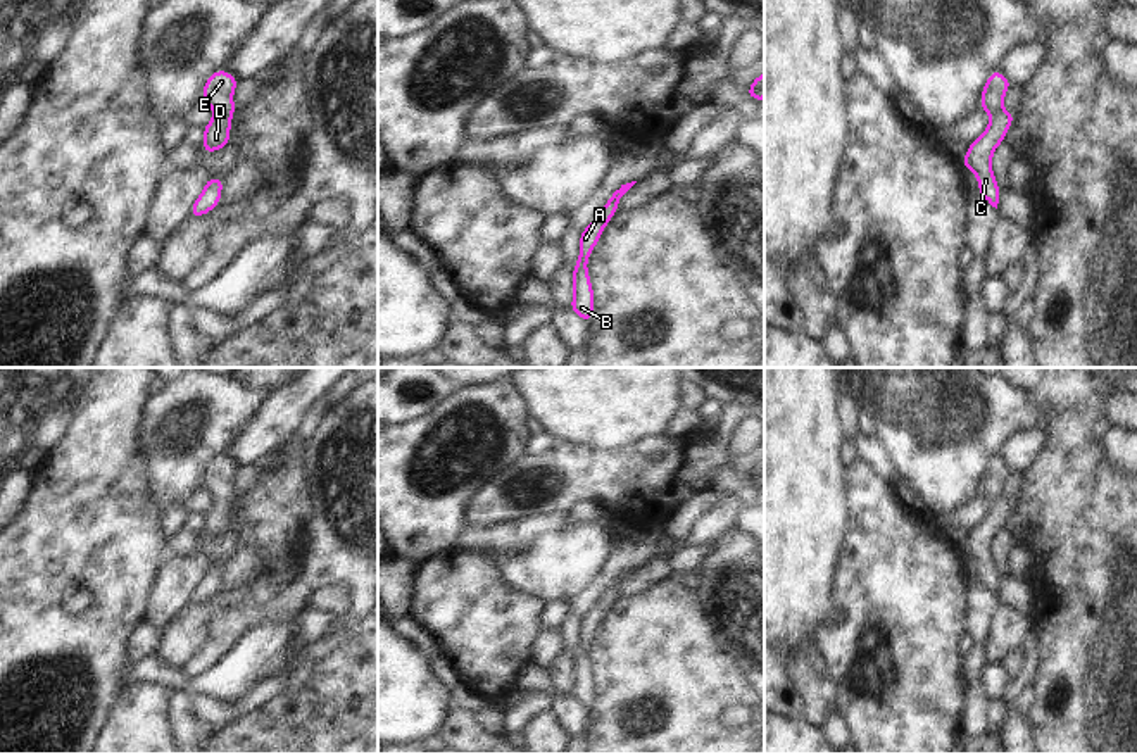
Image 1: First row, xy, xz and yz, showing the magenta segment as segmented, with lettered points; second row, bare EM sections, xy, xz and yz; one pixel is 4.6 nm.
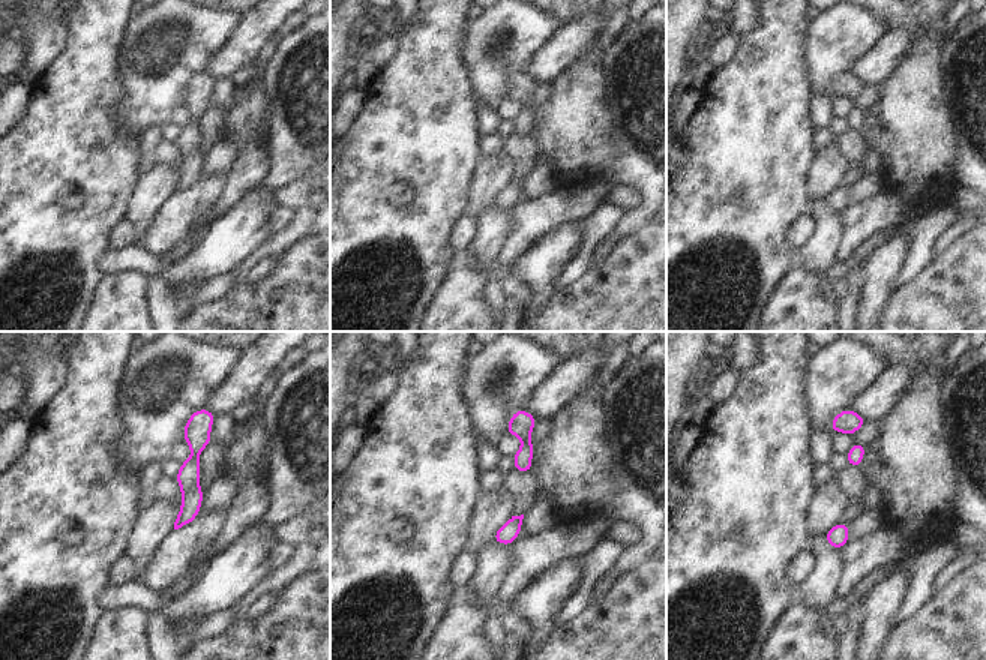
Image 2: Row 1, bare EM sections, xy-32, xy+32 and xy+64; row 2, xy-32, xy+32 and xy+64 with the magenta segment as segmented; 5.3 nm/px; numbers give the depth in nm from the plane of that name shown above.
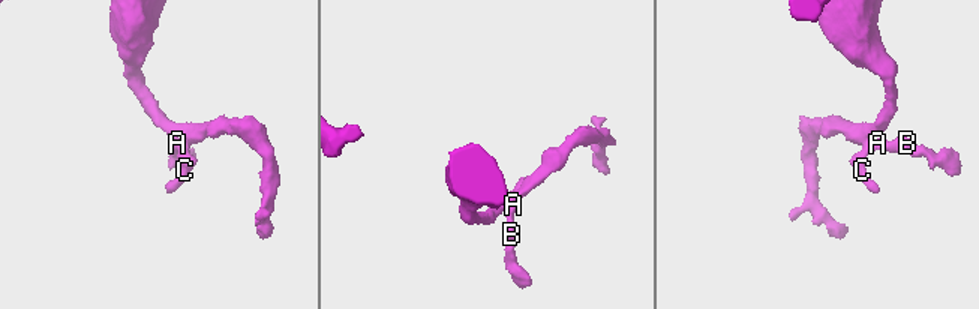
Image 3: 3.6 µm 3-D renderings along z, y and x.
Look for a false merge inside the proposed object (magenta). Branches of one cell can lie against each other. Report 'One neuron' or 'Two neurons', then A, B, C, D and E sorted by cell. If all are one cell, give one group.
One neuron. Groups: A B C D E

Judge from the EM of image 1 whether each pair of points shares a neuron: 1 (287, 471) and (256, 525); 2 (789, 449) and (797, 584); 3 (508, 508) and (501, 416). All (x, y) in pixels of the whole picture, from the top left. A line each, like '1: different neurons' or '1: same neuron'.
1: same neuron
2: same neuron
3: different neurons

